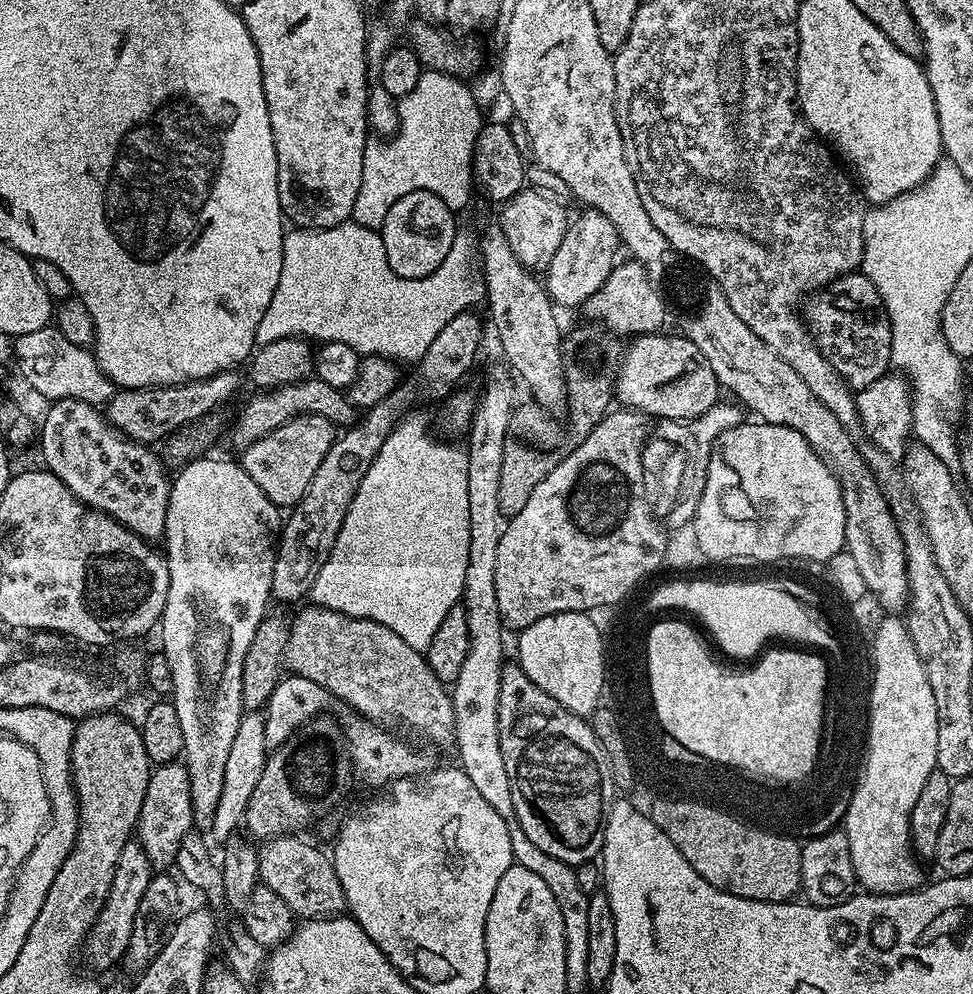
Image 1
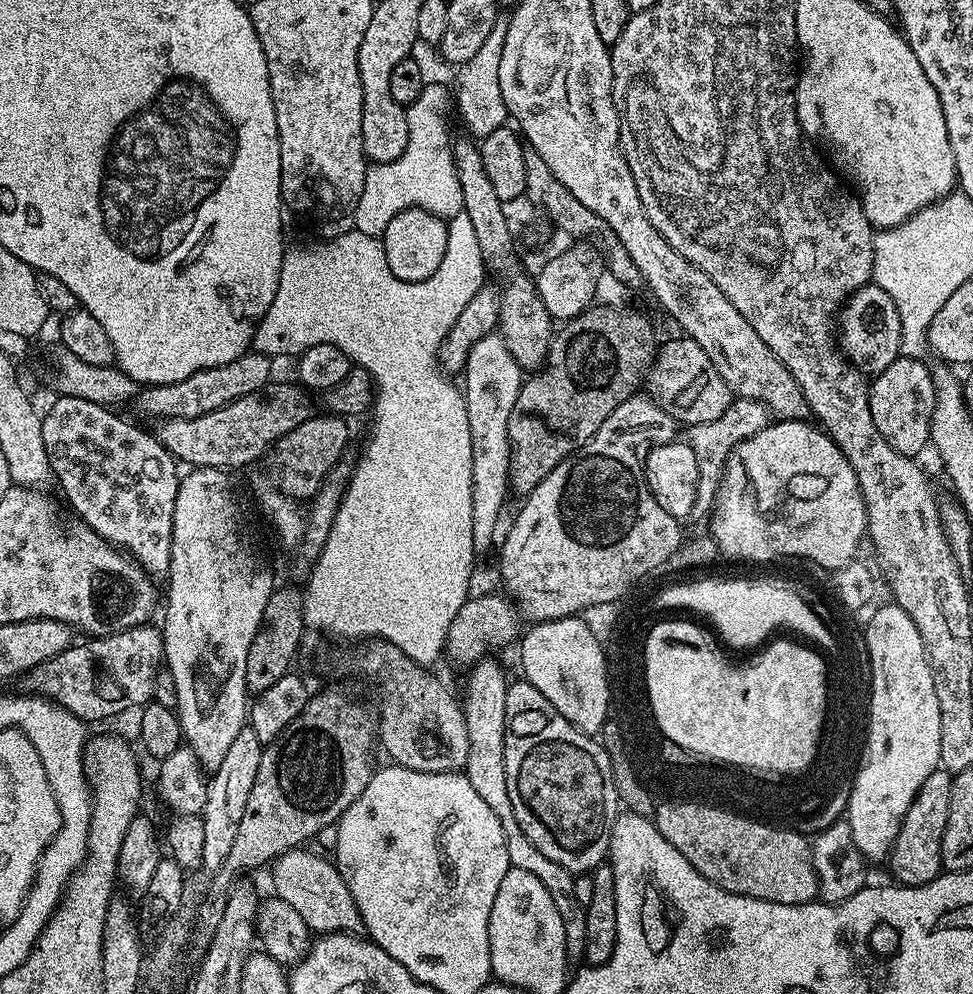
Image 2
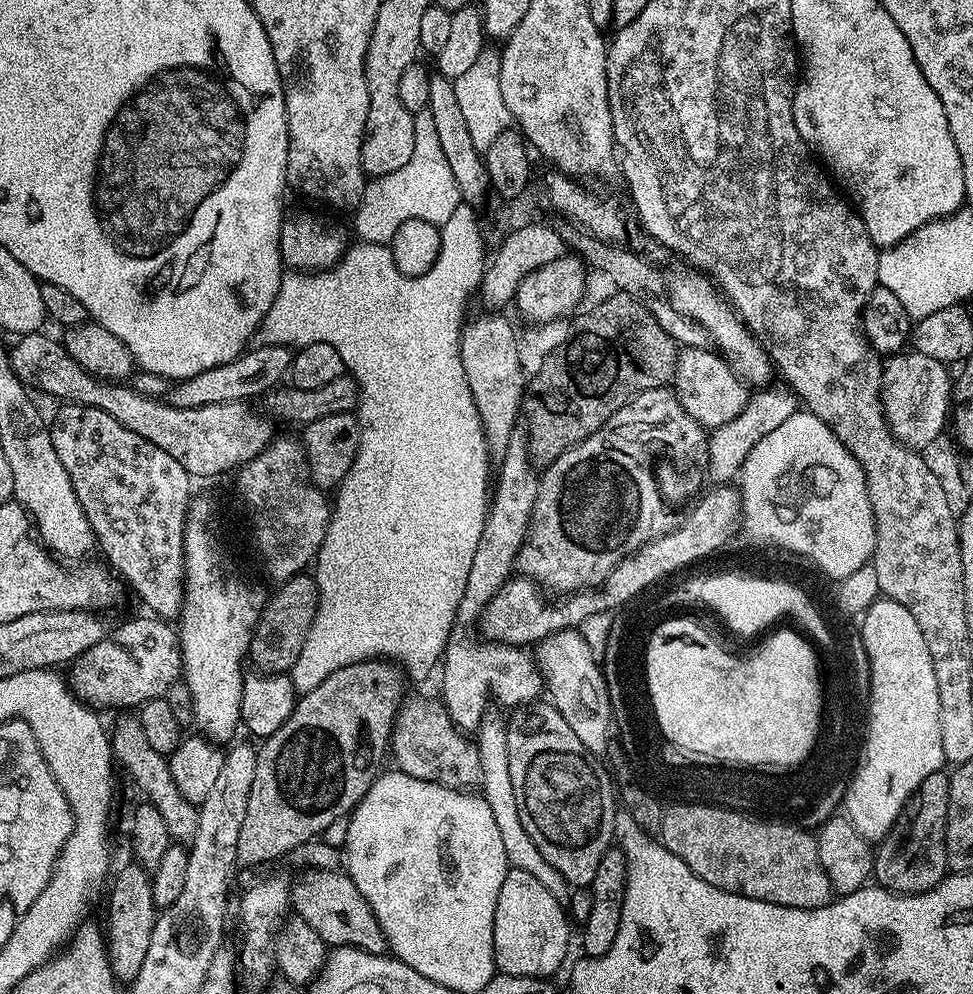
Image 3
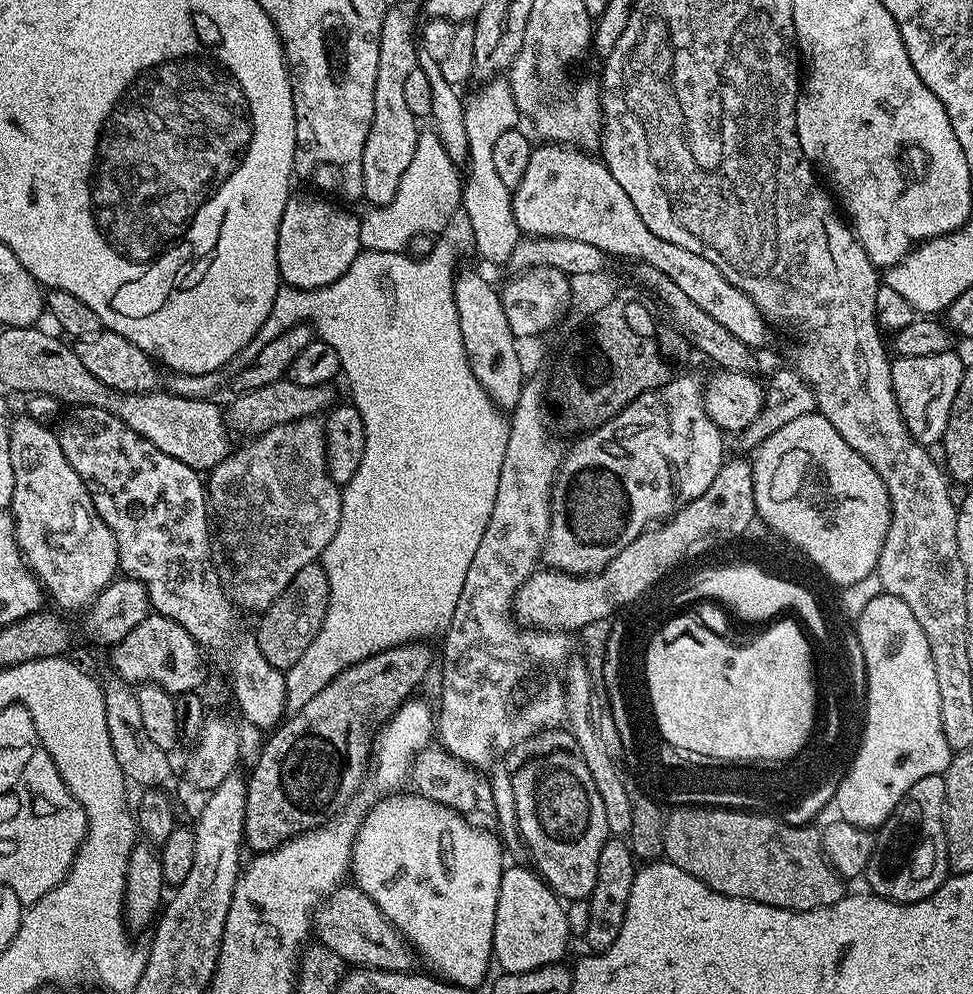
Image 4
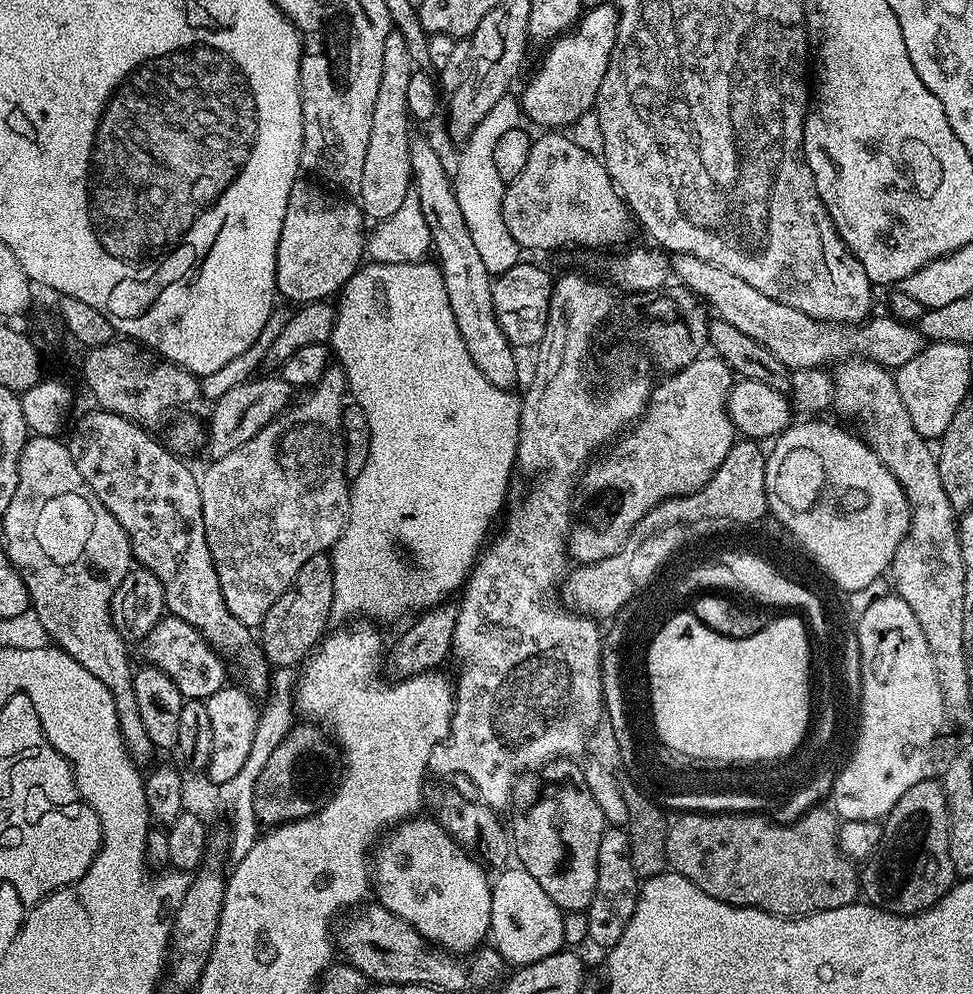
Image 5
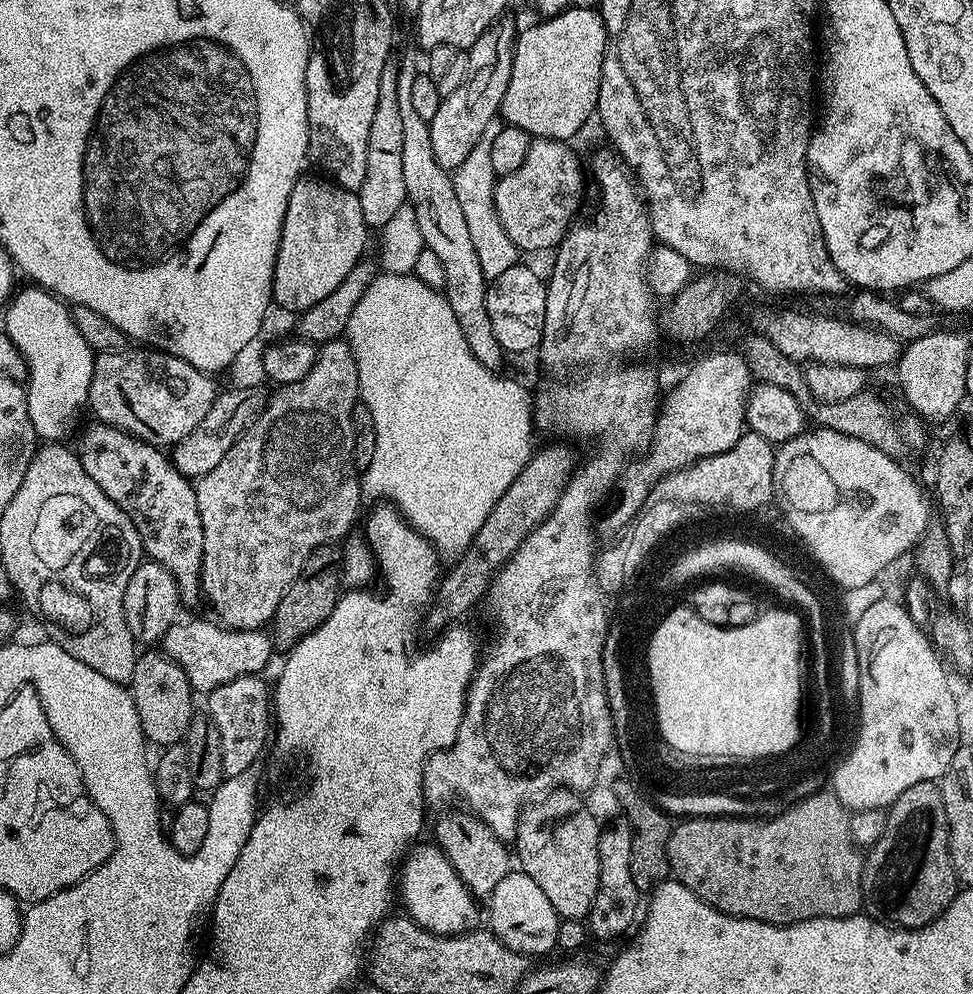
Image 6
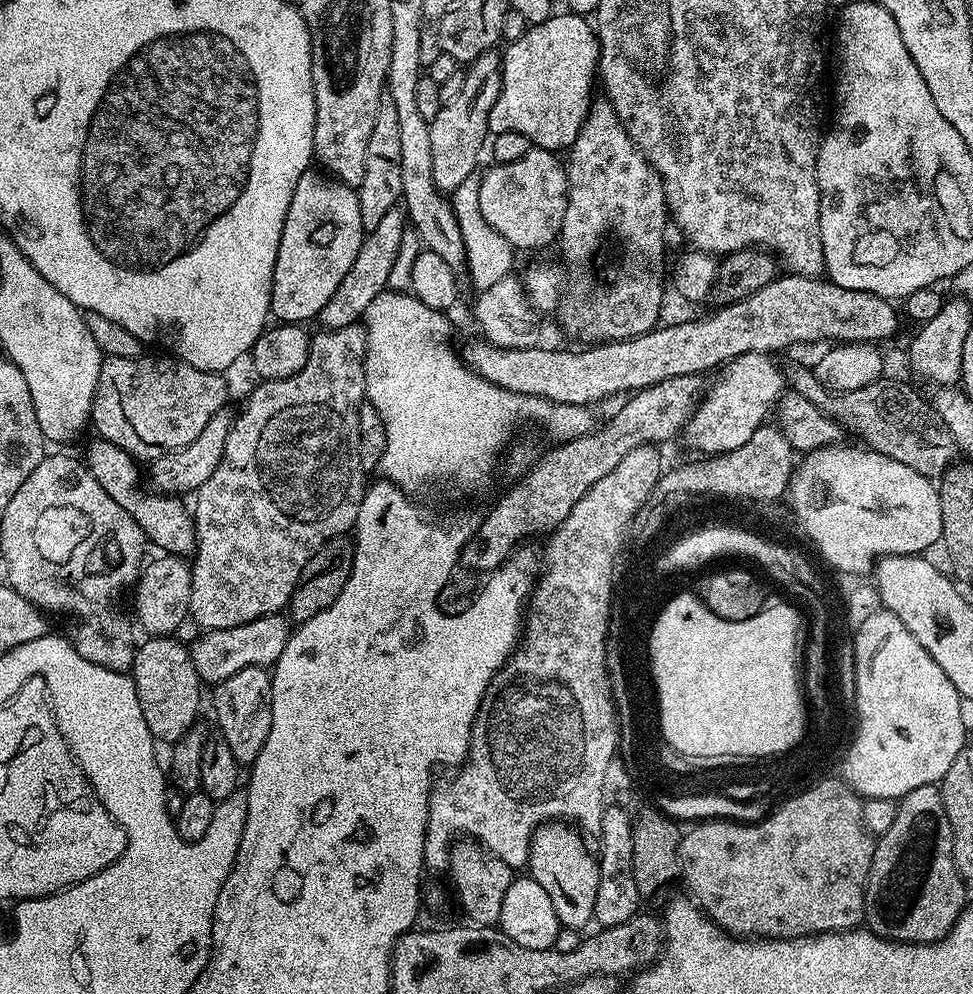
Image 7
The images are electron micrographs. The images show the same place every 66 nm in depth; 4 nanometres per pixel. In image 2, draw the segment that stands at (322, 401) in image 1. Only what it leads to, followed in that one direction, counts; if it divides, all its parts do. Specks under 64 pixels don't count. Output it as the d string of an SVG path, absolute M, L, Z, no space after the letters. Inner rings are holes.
M269 382L262 390L254 394L246 394L246 398L238 398L210 414L202 414L198 418L174 418L173 420L161 420L155 425L154 435L160 441L160 445L172 455L181 465L188 464L192 468L244 468L252 464L260 455L267 453L284 436L290 434L302 422L312 419L313 393L299 383L276 384Z

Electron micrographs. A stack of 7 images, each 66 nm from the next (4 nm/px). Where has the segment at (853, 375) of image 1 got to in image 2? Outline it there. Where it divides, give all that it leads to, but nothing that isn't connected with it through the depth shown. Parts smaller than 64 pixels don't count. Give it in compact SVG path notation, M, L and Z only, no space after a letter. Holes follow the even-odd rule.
M875 282L864 284L844 301L838 313L838 347L854 367L865 374L886 370L890 362L899 358L901 342L902 322L898 318L898 306L894 306L894 298Z

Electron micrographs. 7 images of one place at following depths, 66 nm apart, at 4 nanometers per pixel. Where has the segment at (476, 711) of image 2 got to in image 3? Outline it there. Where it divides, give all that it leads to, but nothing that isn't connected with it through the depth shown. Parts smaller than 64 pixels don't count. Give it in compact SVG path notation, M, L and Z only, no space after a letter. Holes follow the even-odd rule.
M485 715L479 728L474 732L474 743L478 750L480 763L479 791L482 793L486 806L490 806L490 814L494 814L494 822L498 826L498 835L502 838L502 847L506 850L506 858L512 868L526 870L526 874L534 874L550 894L562 906L567 905L570 885L538 854L538 846L530 842L530 834L526 834L522 822L518 818L518 798L514 798L514 786L510 783L510 754L508 753L508 724L500 716Z

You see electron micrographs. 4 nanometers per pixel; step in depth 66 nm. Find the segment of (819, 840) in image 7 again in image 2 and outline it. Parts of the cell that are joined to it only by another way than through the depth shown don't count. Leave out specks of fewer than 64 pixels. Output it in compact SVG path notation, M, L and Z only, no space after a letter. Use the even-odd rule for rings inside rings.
M684 799L680 804L669 804L668 808L661 808L659 804L654 808L654 823L657 830L662 834L662 838L666 838L666 842L670 842L670 846L674 846L674 850L678 850L678 854L682 854L682 858L686 858L686 862L690 862L690 866L694 866L694 870L698 870L698 874L702 874L702 878L706 878L710 882L714 882L722 890L726 890L735 896L745 896L746 898L758 898L766 902L778 902L779 904L811 904L817 899L820 887L818 886L818 878L814 870L814 862L812 861L812 845L809 837L804 833L796 831L795 828L785 828L777 826L775 823L766 824L763 819L758 818L755 824L748 824L751 815L747 820L738 820L739 811L733 810L731 807L720 809L713 812L713 807L697 808L694 806L694 800Z

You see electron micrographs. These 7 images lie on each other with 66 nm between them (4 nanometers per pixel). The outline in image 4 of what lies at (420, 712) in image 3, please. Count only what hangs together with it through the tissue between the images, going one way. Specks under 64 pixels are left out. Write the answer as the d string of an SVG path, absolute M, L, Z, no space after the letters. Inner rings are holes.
M429 746L421 750L412 762L410 773L410 784L419 795L430 798L450 810L454 810L458 815L475 826L485 830L496 828L496 811L494 810L494 796L492 794L492 781L484 780L479 771L472 765L462 762L457 756L444 751L440 746Z

